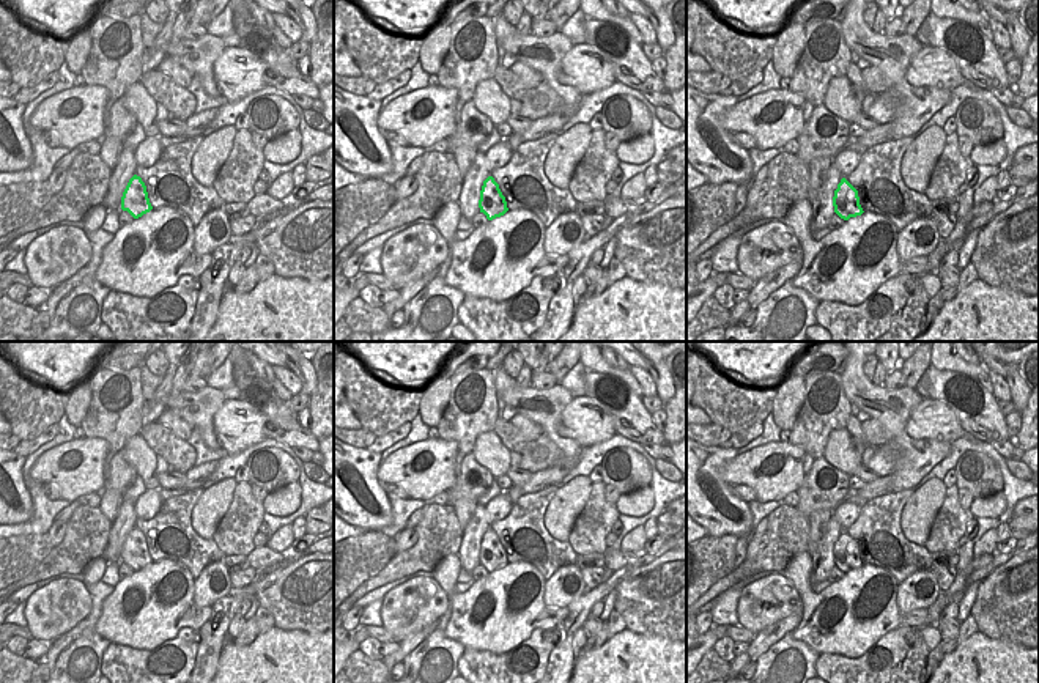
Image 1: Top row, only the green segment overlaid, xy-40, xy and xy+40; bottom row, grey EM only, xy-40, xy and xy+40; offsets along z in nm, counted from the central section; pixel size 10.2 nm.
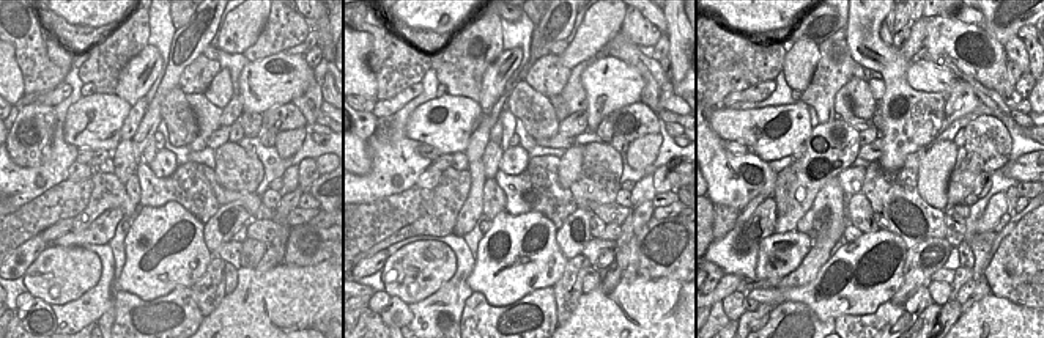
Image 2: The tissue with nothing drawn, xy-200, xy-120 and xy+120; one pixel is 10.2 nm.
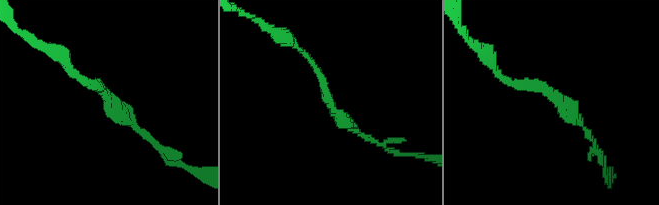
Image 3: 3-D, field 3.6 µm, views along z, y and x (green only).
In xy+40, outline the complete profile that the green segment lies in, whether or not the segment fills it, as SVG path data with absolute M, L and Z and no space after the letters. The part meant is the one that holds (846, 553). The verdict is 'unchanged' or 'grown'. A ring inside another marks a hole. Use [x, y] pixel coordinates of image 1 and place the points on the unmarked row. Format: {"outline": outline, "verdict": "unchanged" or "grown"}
{"outline": "M845 530L841 532L834 543L833 559L834 565L844 573L864 565L860 557L858 543Z", "verdict": "unchanged"}

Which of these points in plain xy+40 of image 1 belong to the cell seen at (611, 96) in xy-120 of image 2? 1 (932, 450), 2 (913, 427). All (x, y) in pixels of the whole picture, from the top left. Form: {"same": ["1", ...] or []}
{"same": ["2"]}

